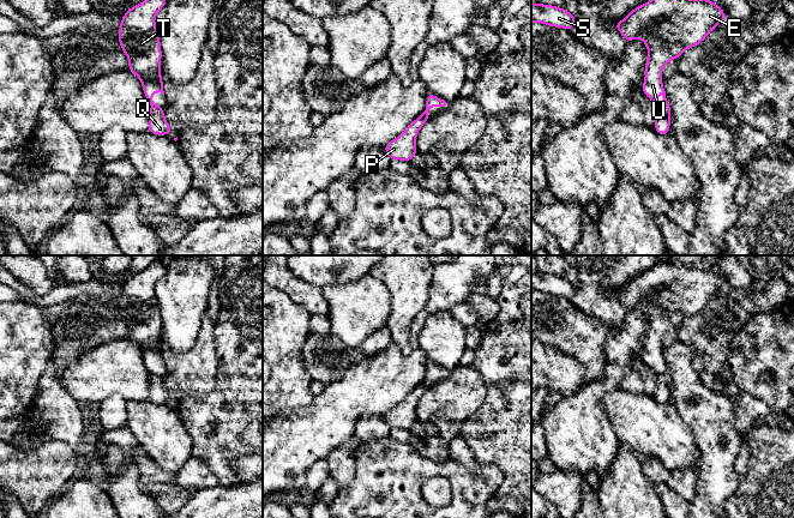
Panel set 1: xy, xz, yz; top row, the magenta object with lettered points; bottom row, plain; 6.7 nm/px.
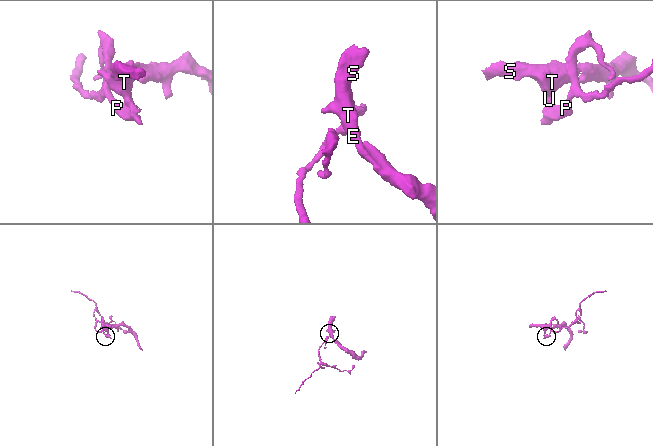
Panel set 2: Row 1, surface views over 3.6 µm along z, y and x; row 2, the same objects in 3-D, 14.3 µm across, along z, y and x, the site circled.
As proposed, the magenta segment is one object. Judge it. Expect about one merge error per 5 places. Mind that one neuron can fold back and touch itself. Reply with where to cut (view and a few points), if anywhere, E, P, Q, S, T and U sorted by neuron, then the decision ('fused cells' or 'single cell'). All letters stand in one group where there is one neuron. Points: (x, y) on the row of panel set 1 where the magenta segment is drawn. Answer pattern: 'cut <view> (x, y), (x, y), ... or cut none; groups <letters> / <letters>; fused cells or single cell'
cut none; groups E P Q S T U; single cell

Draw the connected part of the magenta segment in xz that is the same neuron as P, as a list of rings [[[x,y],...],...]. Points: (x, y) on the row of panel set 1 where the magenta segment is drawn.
[[[432,92],[426,96],[426,107],[422,114],[416,118],[404,132],[402,132],[397,138],[384,145],[385,153],[390,159],[399,159],[403,162],[410,162],[415,155],[419,153],[416,149],[416,135],[425,122],[431,119],[428,109],[431,107],[445,107],[446,102]]]

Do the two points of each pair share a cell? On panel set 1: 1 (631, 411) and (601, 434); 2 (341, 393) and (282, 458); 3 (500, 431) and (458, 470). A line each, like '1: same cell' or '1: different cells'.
1: different cells
2: same cell
3: different cells

